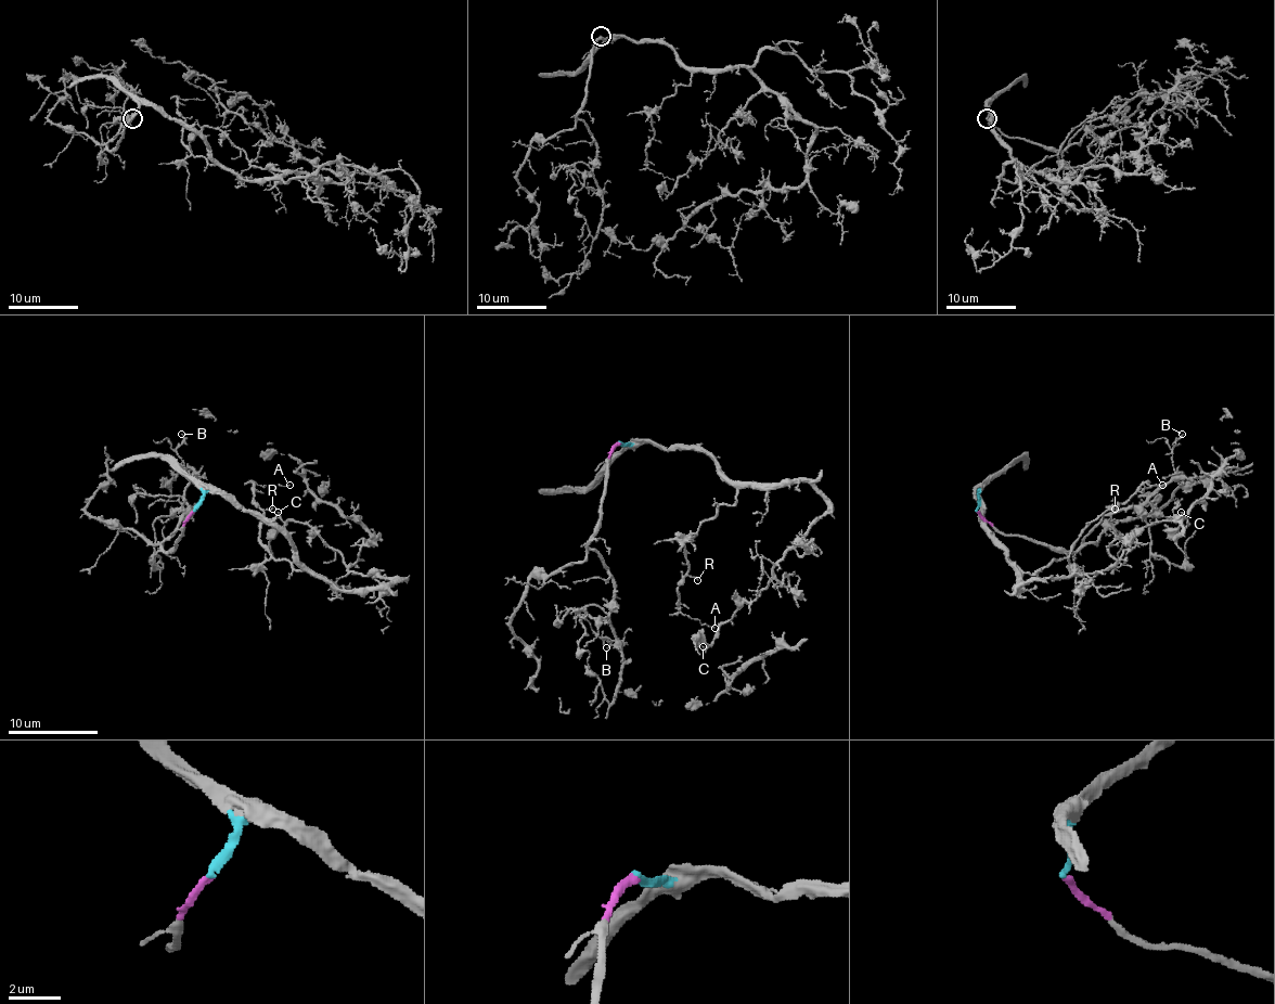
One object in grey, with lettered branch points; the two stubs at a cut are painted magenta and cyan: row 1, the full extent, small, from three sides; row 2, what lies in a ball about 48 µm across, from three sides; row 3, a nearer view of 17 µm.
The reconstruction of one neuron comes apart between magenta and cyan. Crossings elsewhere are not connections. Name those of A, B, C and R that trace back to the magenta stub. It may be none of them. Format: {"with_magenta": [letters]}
{"with_magenta": ["B"]}

